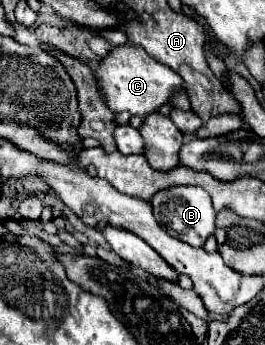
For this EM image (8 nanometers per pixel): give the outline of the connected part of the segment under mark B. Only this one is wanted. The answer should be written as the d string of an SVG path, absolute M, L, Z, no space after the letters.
M172 186L172 188L160 190L152 198L152 208L154 208L154 216L156 216L158 224L168 234L172 234L174 238L178 238L194 248L204 246L208 236L212 236L216 230L216 210L212 206L212 200L206 194L206 190L202 190L198 186Z

